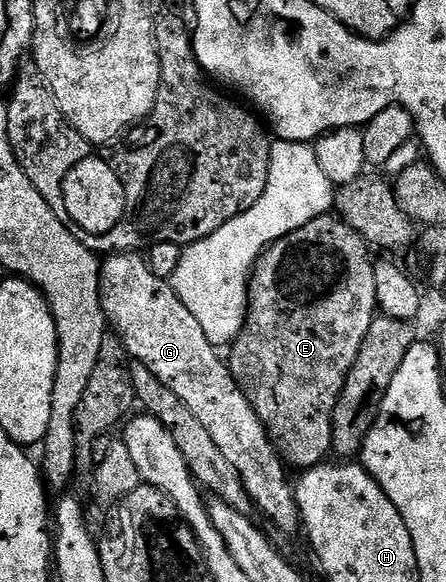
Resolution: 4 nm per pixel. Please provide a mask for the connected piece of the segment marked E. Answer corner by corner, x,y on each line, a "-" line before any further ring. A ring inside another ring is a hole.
328,212
309,220
301,228
289,232
281,240
271,243
264,250
263,255
255,261
255,269
251,272
251,280
247,283
247,315
243,321
241,332
229,347
229,365
231,375
235,383
245,392
245,400
253,404
253,412
261,420
261,424
267,430
271,438
271,445
279,451
279,457
288,467
302,472
318,466
324,461
326,454
332,453
331,441
333,440
333,412
337,408
337,400
345,388
345,380
357,360
357,352
361,352
361,344
369,332
369,324
377,317
377,280
375,279
375,262
371,258
372,251
367,242
349,224
345,224
342,218

